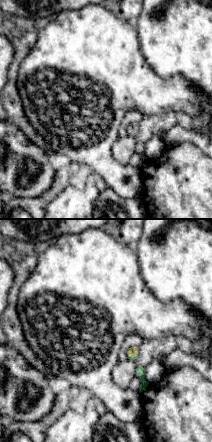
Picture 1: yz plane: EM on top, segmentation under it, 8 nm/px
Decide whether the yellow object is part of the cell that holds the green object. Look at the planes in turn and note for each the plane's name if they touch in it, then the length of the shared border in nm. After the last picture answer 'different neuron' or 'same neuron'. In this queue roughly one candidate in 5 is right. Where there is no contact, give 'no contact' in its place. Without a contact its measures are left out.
yz | 90 nm

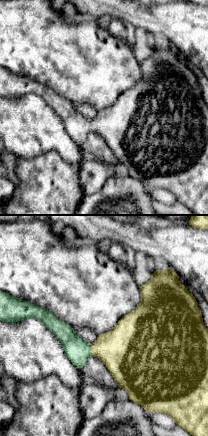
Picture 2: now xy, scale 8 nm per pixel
xy | 100 nm

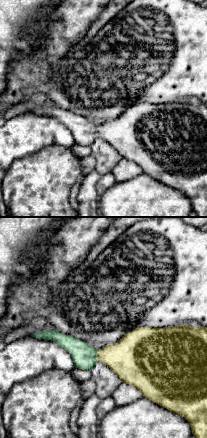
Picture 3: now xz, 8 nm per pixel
xz | 90 nm

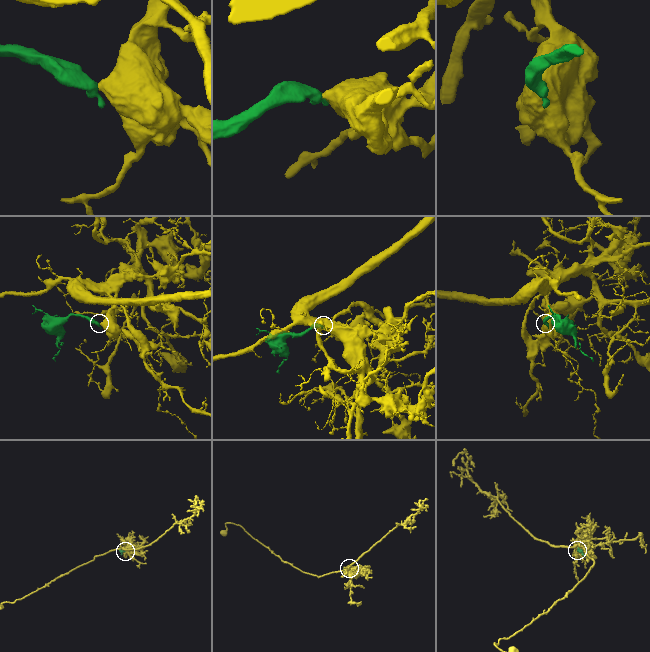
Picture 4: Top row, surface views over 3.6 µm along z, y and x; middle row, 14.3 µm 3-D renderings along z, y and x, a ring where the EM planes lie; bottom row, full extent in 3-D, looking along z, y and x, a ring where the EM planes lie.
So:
same neuron

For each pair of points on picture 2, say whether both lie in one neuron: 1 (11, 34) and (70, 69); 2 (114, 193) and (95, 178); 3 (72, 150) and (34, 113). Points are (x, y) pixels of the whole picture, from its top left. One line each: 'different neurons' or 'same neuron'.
1: same neuron
2: different neurons
3: same neuron

